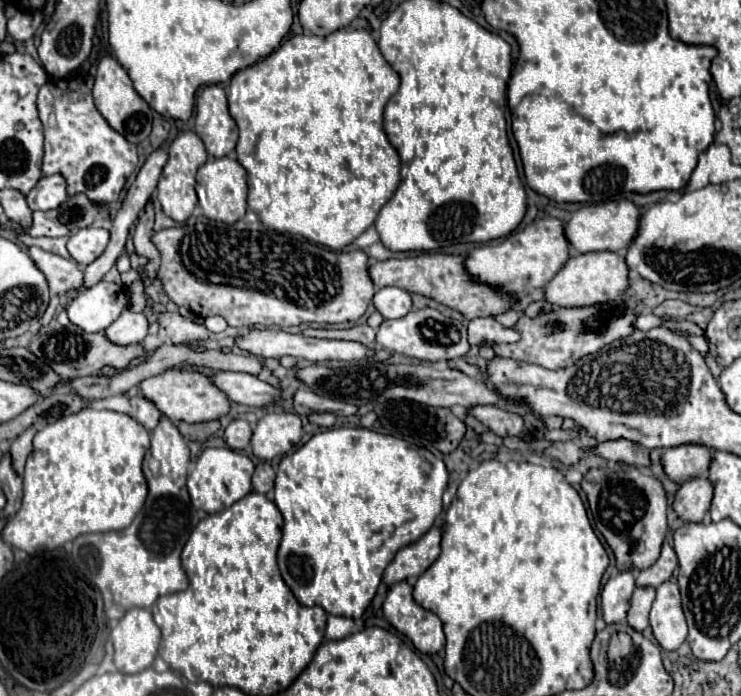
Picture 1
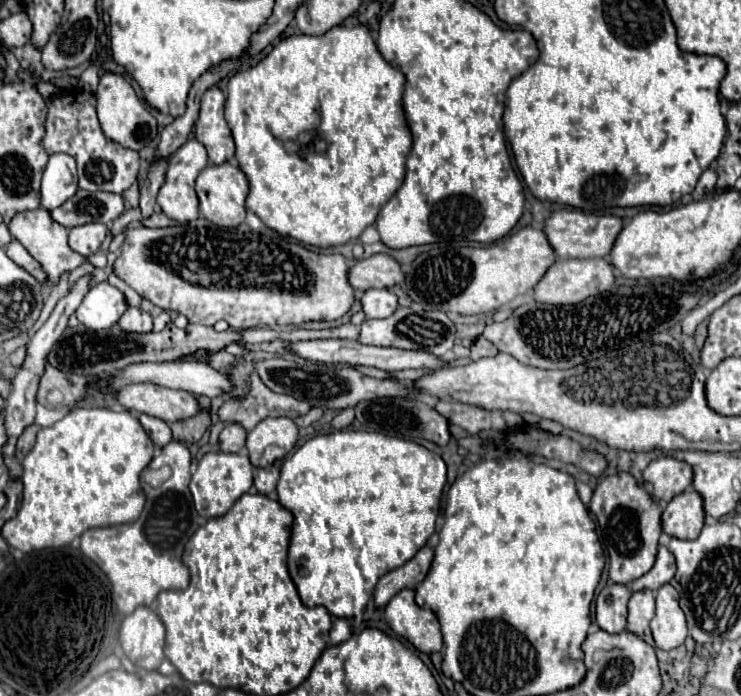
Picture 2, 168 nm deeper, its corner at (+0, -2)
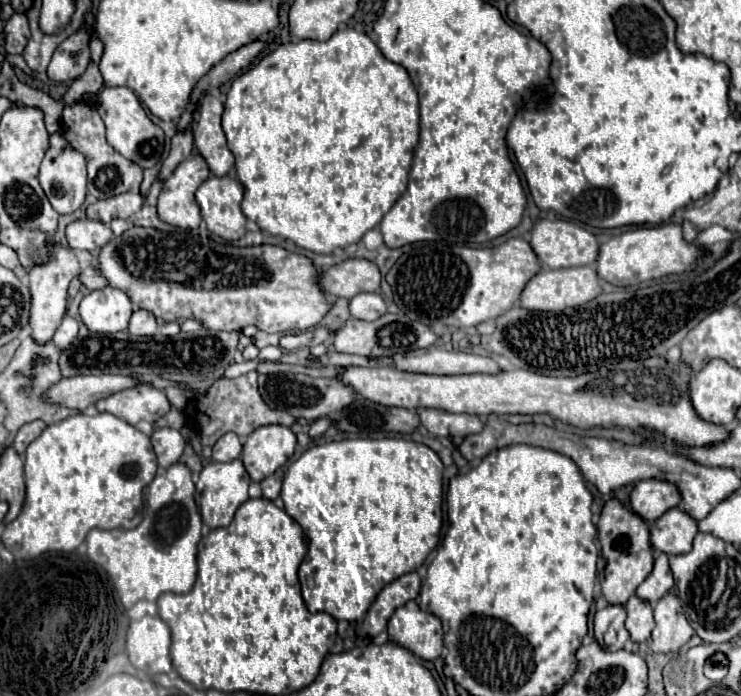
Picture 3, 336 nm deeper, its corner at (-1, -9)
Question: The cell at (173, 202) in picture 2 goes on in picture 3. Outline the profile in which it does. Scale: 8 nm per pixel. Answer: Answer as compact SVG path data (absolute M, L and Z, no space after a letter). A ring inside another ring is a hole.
M200 153L182 161L164 181L158 197L158 215L162 221L180 227L196 229L200 225L200 207L194 199L200 183L210 175L210 169Z

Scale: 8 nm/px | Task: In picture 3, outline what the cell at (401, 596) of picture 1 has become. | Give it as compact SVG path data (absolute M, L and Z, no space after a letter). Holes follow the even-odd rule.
M408 601L394 611L388 621L388 635L424 661L442 655L442 623L432 613L424 613L416 601Z

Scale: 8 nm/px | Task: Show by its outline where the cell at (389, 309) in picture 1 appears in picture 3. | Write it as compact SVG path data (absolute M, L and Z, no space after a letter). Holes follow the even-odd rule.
M358 293L350 299L350 313L362 321L376 321L386 313L386 303L378 293Z

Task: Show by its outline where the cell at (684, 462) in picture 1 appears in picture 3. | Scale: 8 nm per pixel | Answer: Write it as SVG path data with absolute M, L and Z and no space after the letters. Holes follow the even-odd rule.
M664 479L638 481L632 495L630 495L630 507L648 525L652 525L668 509L678 507L680 503L682 503L682 497L680 497L678 487L670 481L664 481Z

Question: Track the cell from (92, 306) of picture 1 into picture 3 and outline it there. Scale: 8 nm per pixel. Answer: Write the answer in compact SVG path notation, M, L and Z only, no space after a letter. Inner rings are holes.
M114 287L88 293L80 303L82 323L92 333L116 333L128 327L132 301L126 293Z

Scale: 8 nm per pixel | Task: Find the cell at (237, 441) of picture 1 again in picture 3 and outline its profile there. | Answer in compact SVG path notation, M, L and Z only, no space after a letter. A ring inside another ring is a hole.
M226 433L222 435L216 445L214 445L214 453L212 459L214 461L234 461L242 455L242 443L240 437L236 433Z

